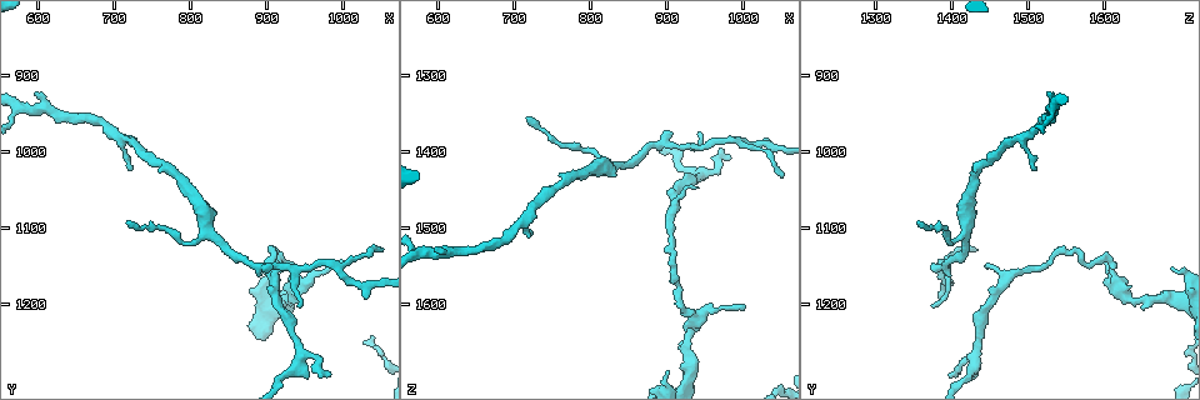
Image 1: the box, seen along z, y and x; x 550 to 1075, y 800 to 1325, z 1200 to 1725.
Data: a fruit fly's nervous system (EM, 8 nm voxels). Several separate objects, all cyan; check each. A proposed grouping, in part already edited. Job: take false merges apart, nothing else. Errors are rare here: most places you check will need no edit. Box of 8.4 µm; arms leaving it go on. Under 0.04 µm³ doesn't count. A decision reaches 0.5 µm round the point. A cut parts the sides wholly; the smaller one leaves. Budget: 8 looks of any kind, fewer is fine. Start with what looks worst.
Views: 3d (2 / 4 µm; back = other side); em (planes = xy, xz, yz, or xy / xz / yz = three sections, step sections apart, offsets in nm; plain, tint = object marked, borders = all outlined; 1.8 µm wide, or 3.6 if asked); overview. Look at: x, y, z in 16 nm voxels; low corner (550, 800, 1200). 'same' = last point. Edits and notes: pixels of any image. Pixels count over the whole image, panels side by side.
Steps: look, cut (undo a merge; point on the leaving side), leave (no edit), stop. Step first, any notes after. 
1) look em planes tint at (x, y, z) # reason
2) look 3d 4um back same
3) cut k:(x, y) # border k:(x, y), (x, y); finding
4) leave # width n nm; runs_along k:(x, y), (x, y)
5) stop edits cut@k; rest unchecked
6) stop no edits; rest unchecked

look em 3.6um xz step 4 tint at (905, 1125, 1545) # abrupt turn

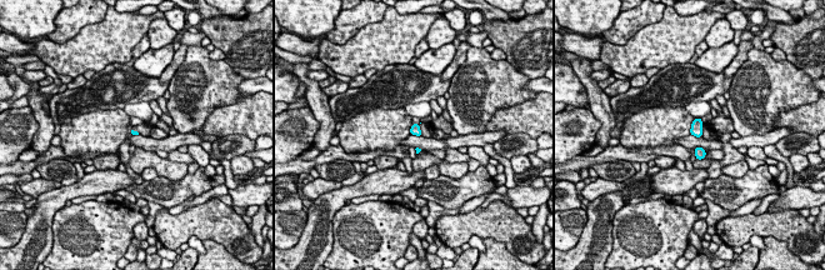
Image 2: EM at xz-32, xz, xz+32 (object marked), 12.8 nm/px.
look em 3.6um planes tint same # another direction

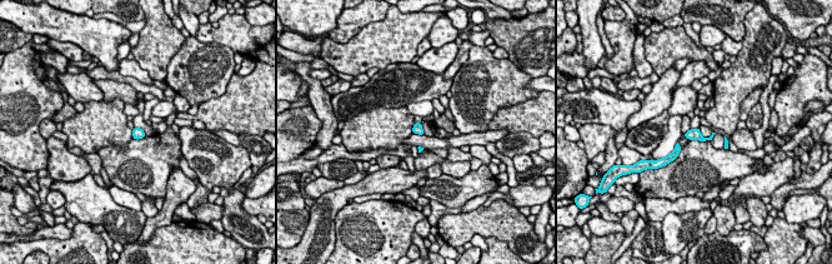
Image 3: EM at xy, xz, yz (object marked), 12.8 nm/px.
leave # one neuron here

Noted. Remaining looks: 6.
look em planes tint at (930, 1195, 1640) # sudden change in width

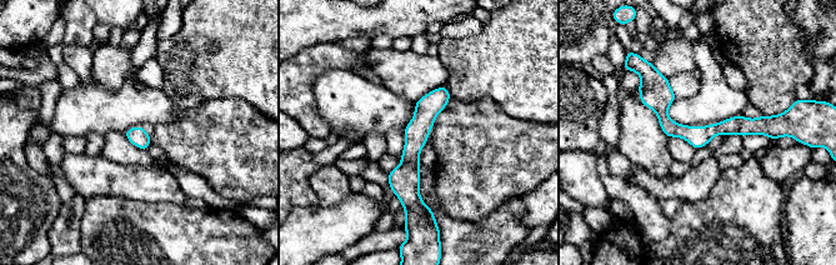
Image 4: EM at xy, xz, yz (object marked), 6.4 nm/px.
leave # runs_along 4:(641, 88), (686, 133), (774, 128); one neuron here

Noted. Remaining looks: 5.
look 3d 4um at (915, 1145, 1390) # a narrow waist

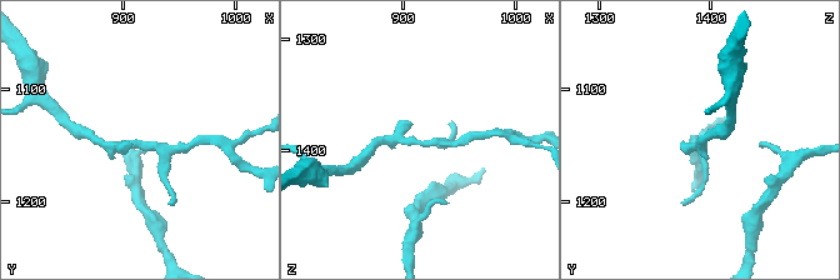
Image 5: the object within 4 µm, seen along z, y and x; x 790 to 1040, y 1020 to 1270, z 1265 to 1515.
look em planes tint at (916, 1148, 1392)

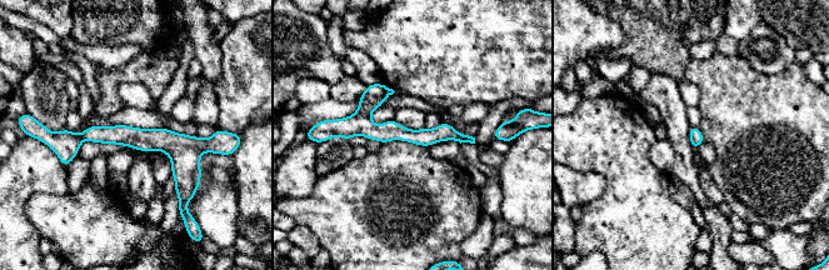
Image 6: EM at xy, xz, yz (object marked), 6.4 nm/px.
leave # runs_along 6:(58, 140), (128, 135), (206, 148); all the same neuron

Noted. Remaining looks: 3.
stop no edits; rest unchecked

